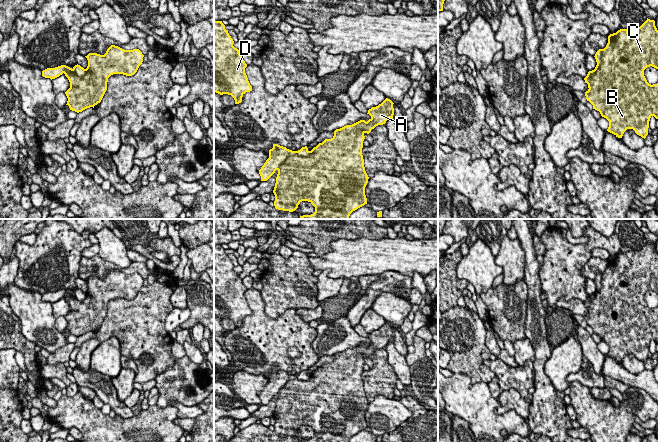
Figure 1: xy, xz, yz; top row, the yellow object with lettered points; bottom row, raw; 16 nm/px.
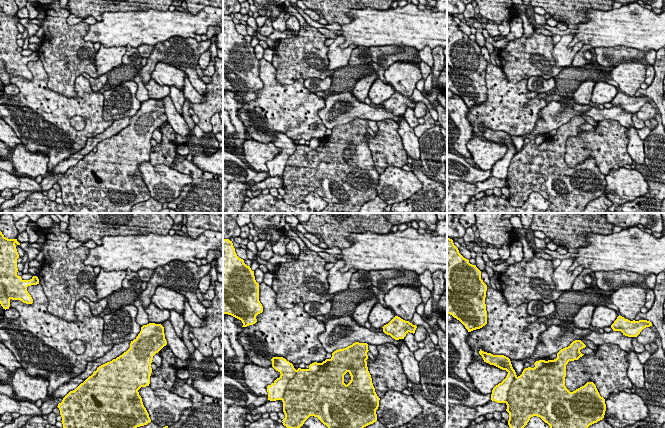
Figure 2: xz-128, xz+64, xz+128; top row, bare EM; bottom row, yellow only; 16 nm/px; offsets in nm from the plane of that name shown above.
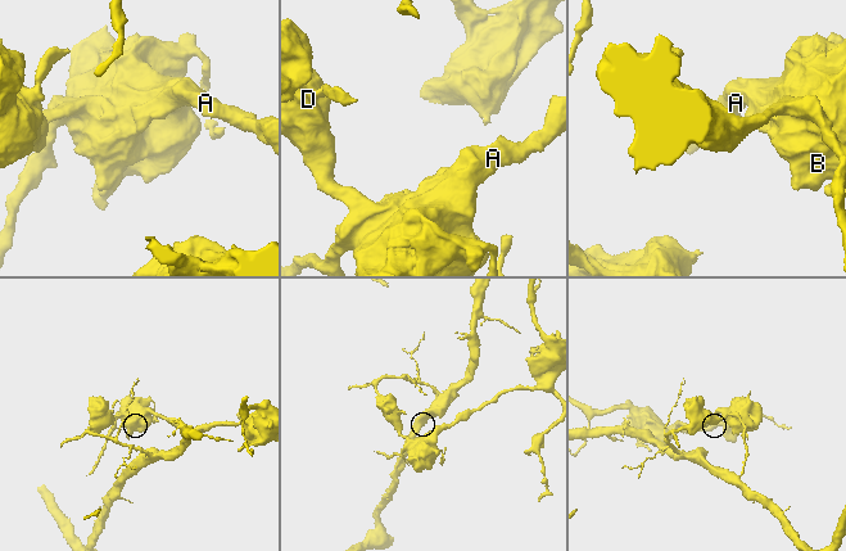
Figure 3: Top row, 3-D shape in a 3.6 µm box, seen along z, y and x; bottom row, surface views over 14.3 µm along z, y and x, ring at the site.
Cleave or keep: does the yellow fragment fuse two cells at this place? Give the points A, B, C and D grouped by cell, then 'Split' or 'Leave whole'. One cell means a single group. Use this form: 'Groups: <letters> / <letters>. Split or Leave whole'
Groups: A B C / D. Split

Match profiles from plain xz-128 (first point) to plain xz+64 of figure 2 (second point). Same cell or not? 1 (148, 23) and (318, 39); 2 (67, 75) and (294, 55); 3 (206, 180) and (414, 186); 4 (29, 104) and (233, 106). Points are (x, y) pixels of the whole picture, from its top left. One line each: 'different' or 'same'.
1: different
2: same
3: different
4: different

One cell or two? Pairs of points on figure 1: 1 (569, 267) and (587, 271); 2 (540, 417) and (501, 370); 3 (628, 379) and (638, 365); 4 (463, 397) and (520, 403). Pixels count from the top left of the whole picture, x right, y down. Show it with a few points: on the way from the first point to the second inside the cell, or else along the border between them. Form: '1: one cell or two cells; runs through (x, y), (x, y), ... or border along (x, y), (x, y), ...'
1: two cells; border along (591, 256), (581, 268), (581, 273), (586, 278)
2: two cells; border along (531, 400), (529, 403)
3: two cells; border along (623, 365), (633, 373), (639, 373), (644, 369)
4: two cells; border along (498, 399), (499, 405), (495, 408)

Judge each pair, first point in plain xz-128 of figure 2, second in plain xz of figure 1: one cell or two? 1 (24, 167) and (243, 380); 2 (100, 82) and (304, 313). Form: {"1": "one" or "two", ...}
{"1": "one", "2": "one"}

